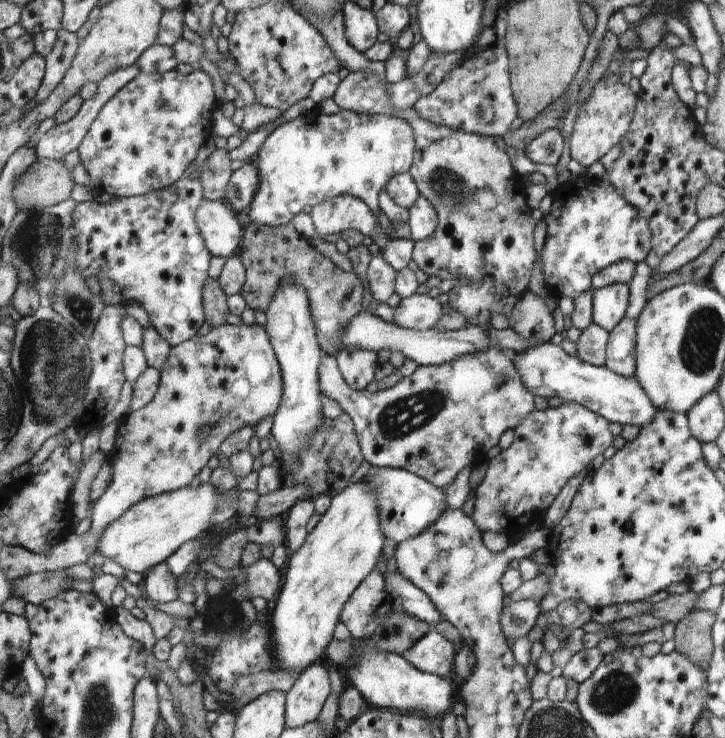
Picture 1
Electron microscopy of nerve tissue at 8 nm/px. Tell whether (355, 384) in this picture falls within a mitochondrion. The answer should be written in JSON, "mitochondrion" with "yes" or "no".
{"mitochondrion":"no"}

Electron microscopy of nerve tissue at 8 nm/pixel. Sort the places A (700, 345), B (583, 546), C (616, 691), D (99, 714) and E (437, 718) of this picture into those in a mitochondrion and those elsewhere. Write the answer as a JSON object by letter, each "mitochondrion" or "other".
{"A":"mitochondrion","B":"other","C":"mitochondrion","D":"mitochondrion","E":"other"}

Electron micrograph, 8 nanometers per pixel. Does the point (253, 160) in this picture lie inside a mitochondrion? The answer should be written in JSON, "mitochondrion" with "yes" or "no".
{"mitochondrion":"no"}

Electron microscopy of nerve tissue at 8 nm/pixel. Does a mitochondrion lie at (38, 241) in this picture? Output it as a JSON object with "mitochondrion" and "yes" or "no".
{"mitochondrion":"yes"}

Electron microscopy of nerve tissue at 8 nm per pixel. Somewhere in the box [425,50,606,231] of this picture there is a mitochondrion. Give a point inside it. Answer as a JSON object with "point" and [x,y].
{"point":[446,184]}

